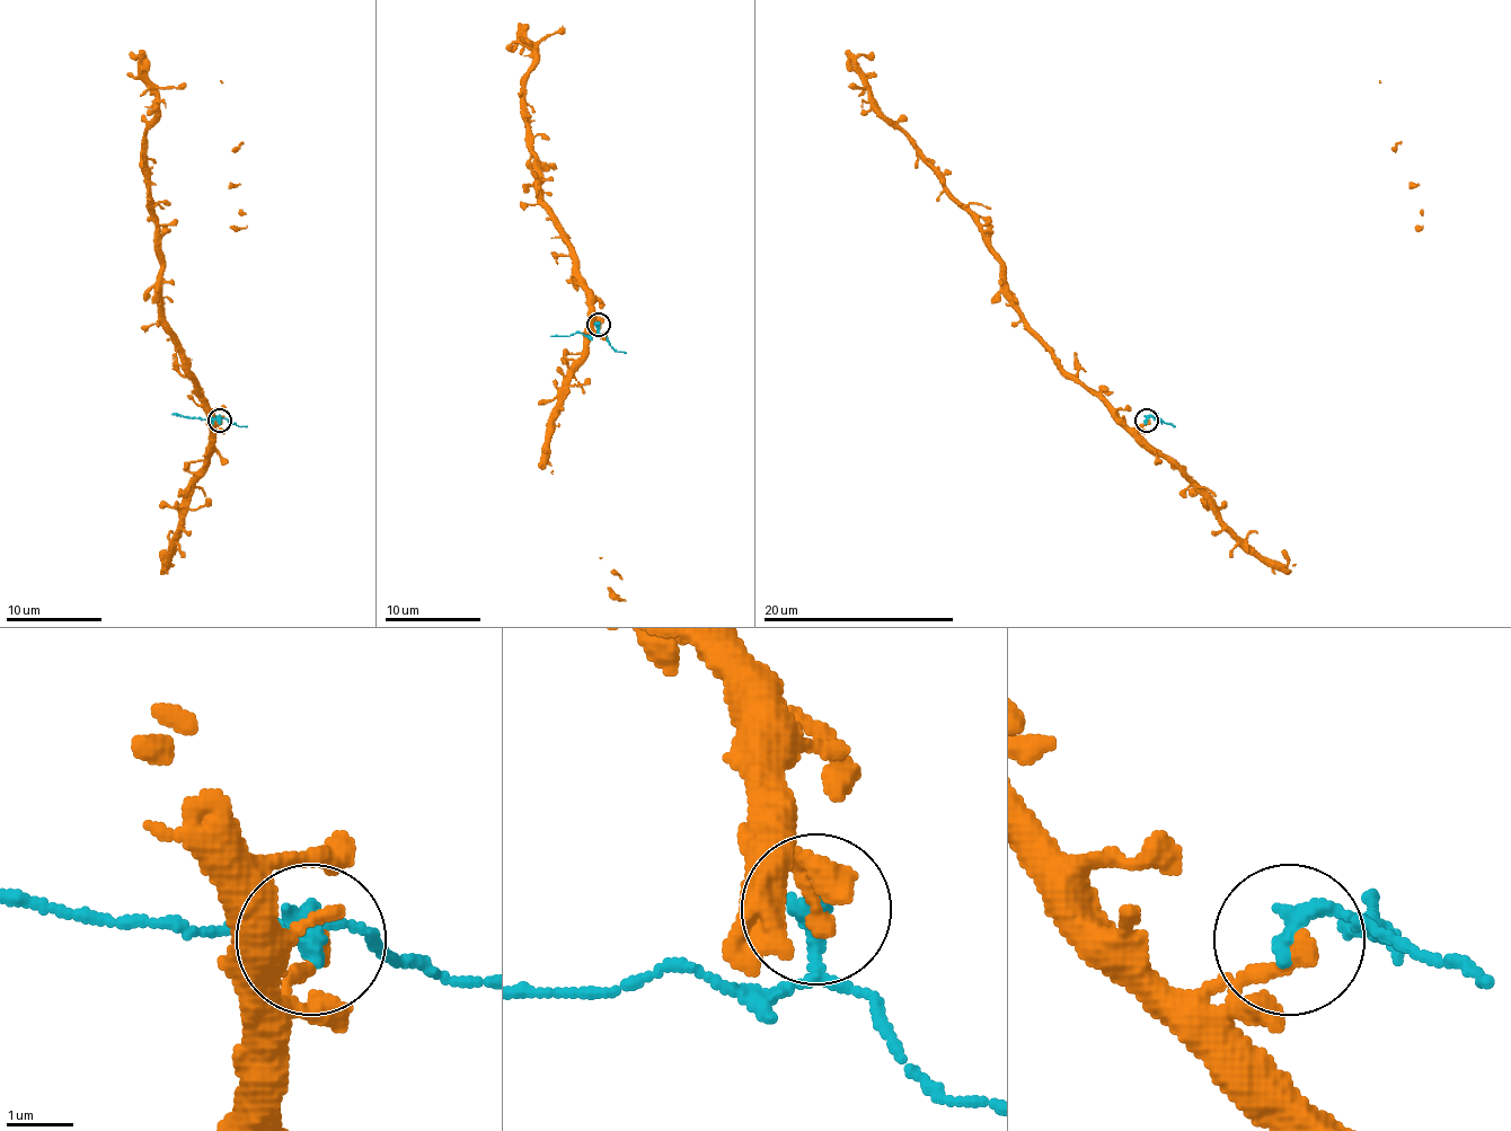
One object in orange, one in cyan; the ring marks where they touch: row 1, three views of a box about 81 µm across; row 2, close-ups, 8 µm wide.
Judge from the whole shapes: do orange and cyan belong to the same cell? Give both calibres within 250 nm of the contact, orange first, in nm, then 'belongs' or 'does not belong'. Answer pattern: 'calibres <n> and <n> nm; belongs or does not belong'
calibres 320 and 340 nm; does not belong

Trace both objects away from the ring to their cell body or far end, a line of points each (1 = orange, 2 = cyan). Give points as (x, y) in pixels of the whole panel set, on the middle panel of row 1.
1: (598, 325), (579, 257), (542, 202), (526, 112), (532, 49), (523, 35), (509, 51)
2: (598, 325), (598, 332), (590, 336), (576, 332), (549, 336)

